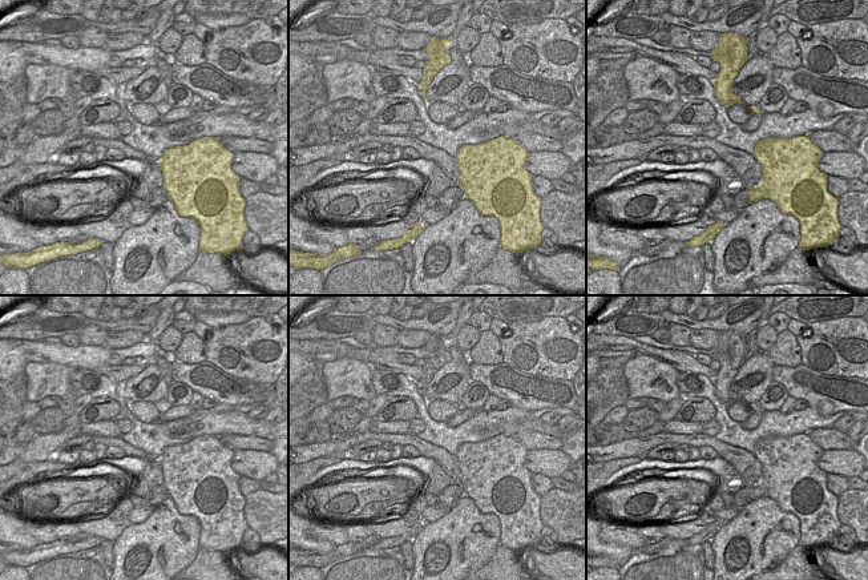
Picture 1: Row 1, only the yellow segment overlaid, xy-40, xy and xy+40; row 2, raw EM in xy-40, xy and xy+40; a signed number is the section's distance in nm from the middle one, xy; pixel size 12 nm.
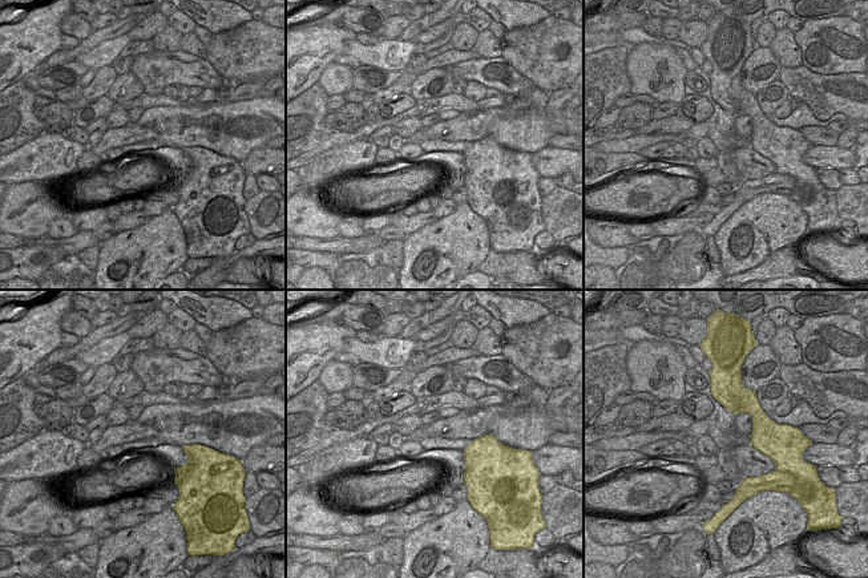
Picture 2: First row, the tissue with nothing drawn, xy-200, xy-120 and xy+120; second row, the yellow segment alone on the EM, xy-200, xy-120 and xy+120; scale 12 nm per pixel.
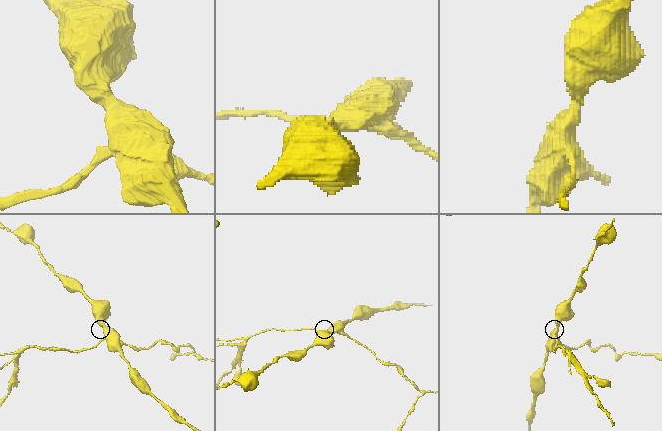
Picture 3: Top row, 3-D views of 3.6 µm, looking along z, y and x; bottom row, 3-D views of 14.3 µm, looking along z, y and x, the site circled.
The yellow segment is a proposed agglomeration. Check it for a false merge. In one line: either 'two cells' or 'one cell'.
two cells

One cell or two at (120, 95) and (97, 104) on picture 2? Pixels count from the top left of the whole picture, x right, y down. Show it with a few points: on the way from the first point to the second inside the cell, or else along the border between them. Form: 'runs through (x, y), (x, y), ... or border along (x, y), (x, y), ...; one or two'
border along (107, 95), (116, 102); two

